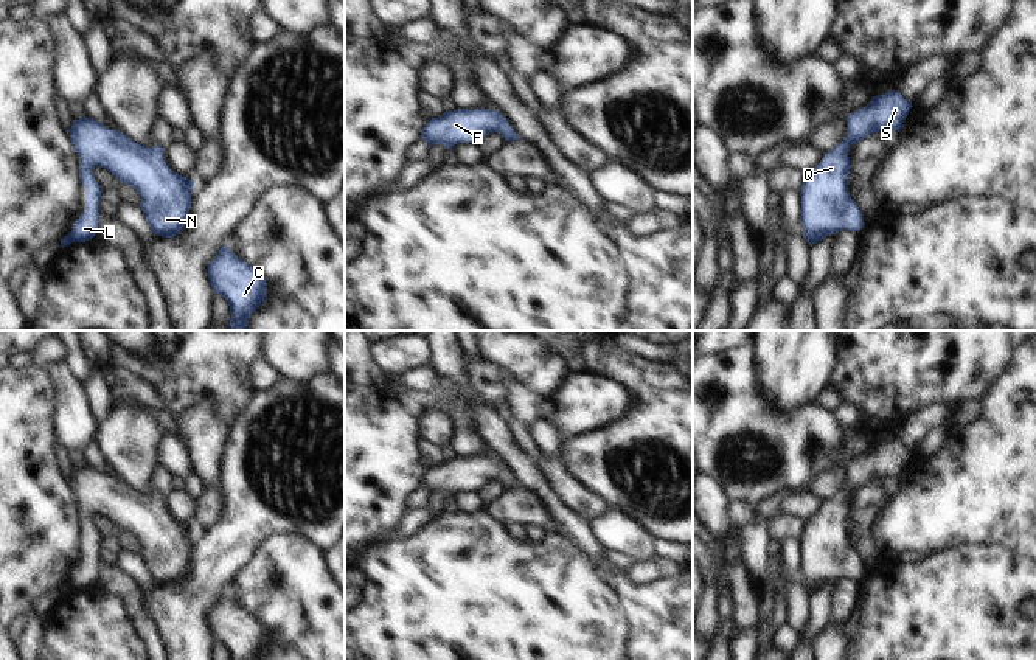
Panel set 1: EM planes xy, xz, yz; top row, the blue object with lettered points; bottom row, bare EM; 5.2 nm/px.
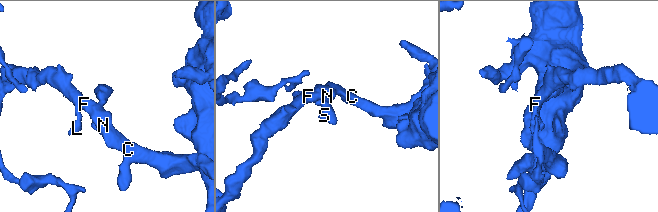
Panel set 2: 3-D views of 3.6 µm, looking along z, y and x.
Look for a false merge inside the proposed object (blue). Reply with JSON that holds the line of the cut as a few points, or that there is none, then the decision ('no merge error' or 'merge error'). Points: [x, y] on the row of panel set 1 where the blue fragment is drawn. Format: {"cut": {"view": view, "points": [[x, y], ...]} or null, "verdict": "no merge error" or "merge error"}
{"cut": null, "verdict": "no merge error"}

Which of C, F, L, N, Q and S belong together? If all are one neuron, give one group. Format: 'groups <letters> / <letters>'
groups C F L N Q S

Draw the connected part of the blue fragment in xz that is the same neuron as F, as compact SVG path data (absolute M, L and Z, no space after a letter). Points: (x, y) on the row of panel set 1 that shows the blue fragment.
M491 109L444 112L443 116L427 121L421 137L429 146L444 144L447 149L452 149L458 143L478 143L491 132L502 134L505 141L522 140L503 113Z

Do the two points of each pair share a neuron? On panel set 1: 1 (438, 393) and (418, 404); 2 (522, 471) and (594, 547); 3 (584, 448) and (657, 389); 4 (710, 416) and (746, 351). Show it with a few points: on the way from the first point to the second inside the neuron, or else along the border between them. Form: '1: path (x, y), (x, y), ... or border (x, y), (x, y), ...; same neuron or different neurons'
1: path (434, 398), (423, 399); same neuron
2: path (541, 489), (577, 528); same neuron
3: path (604, 448), (646, 409); same neuron
4: path (721, 401), (727, 395), (727, 382), (737, 367); same neuron

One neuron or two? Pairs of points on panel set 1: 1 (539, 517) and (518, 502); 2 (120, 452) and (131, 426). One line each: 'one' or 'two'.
1: one
2: one

